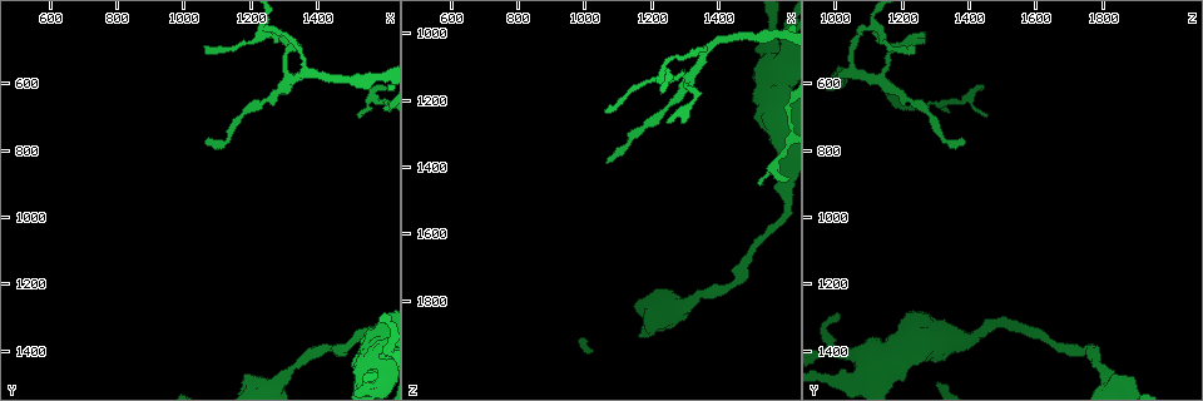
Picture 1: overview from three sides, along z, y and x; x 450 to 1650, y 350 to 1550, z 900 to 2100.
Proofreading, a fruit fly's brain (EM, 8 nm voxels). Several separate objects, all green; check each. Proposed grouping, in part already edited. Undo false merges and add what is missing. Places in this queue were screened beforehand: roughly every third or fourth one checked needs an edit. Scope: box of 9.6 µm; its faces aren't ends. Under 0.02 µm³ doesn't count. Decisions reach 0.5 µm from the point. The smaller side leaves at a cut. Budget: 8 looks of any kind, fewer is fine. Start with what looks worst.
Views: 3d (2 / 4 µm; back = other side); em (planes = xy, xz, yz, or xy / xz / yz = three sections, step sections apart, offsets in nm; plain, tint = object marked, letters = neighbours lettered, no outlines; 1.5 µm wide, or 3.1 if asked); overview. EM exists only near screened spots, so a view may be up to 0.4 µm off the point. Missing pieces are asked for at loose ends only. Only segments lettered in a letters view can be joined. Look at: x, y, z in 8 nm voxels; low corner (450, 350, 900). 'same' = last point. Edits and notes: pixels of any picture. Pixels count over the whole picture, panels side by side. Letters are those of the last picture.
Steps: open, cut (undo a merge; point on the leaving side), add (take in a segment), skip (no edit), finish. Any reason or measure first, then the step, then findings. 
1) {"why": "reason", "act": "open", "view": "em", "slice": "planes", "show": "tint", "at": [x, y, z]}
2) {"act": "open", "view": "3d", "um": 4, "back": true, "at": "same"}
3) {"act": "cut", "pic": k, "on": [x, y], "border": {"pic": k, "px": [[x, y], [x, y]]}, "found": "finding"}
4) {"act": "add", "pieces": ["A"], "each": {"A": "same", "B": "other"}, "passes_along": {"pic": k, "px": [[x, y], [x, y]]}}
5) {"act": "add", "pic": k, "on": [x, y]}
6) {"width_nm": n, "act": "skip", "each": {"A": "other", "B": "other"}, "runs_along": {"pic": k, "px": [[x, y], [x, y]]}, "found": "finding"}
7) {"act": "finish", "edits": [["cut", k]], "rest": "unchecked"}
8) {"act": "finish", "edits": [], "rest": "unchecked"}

{"why": "an open end", "act": "open", "view": "3d", "um": 2, "at": [1530, 700, 1450]}

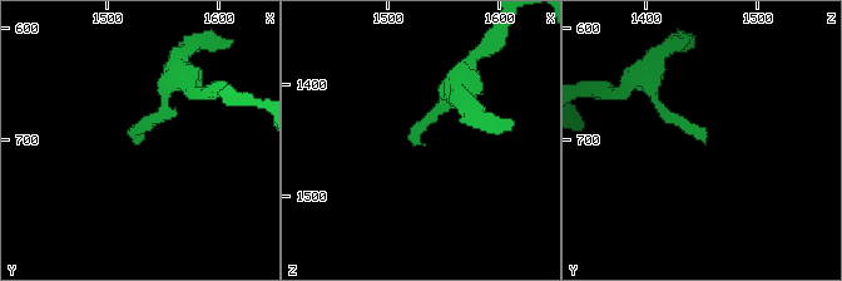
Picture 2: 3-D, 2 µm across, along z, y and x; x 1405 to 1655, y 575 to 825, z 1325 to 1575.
{"act": "open", "view": "em", "slice": "yz", "step": 4, "show": "letters", "at": [1532, 692, 1454]}

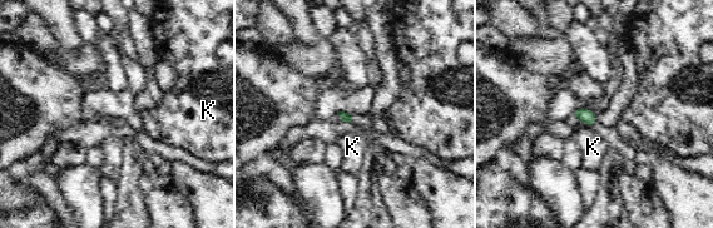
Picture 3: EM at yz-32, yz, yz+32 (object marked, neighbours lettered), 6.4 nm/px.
{"why": "cut it another way", "act": "open", "view": "em", "slice": "planes", "show": "letters", "at": "same"}

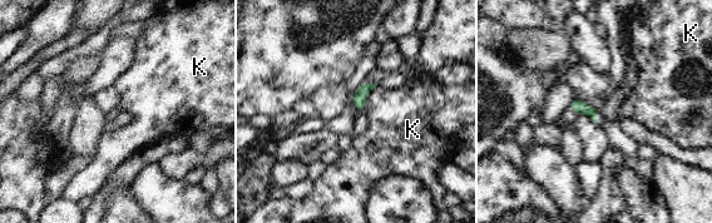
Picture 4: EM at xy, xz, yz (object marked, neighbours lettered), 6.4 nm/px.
{"longest_contact_nm": ["K", 220], "act": "skip", "each": {"K": "other"}, "border": {"pic": 4, "px": [[377, 84], [360, 112]]}, "found": "no lettered segment goes on from it"}

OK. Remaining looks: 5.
{"why": "long arm stops here", "act": "open", "view": "em", "slice": "yz", "step": 4, "show": "tint", "at": [1070, 770, 1400]}

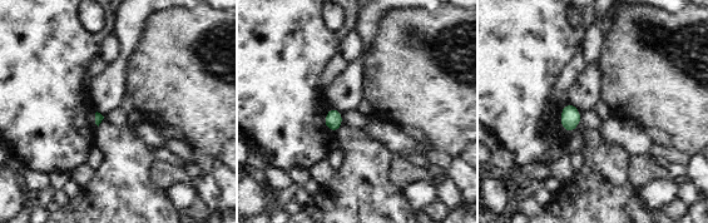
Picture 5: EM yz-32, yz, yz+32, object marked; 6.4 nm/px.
{"why": "see the neighbours", "act": "open", "view": "em", "slice": "yz", "step": 4, "show": "letters", "at": "same"}

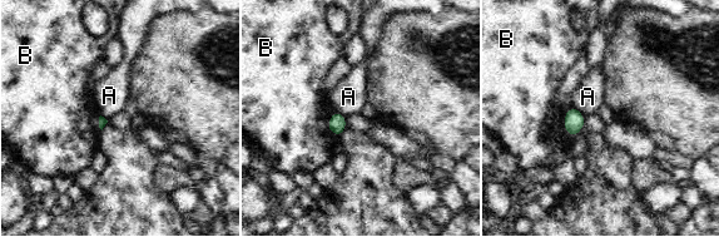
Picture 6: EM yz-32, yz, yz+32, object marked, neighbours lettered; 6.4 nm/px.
{"act": "skip", "each": {"A": "other", "B": "other"}, "border": {"pic": 6, "px": [[573, 105], [584, 117]]}, "found": "no lettered segment goes on from it"}

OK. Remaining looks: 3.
{"why": "sudden change in width", "act": "open", "view": "em", "slice": "planes", "show": "letters", "at": [1570, 1490, 1060]}

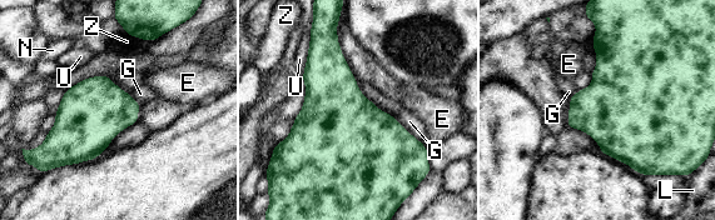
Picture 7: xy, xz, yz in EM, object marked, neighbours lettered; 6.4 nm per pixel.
{"width_nm": 420, "act": "skip", "each": {"E": "other", "G": "other", "L": "other", "N": "other", "U": "other", "Z": "other"}, "border": {"pic": 7, "px": [[311, 29], [308, 55], [302, 71]]}, "found": "one neuron here"}

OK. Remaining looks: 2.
{"act": "finish", "edits": [], "rest": "unchecked"}

